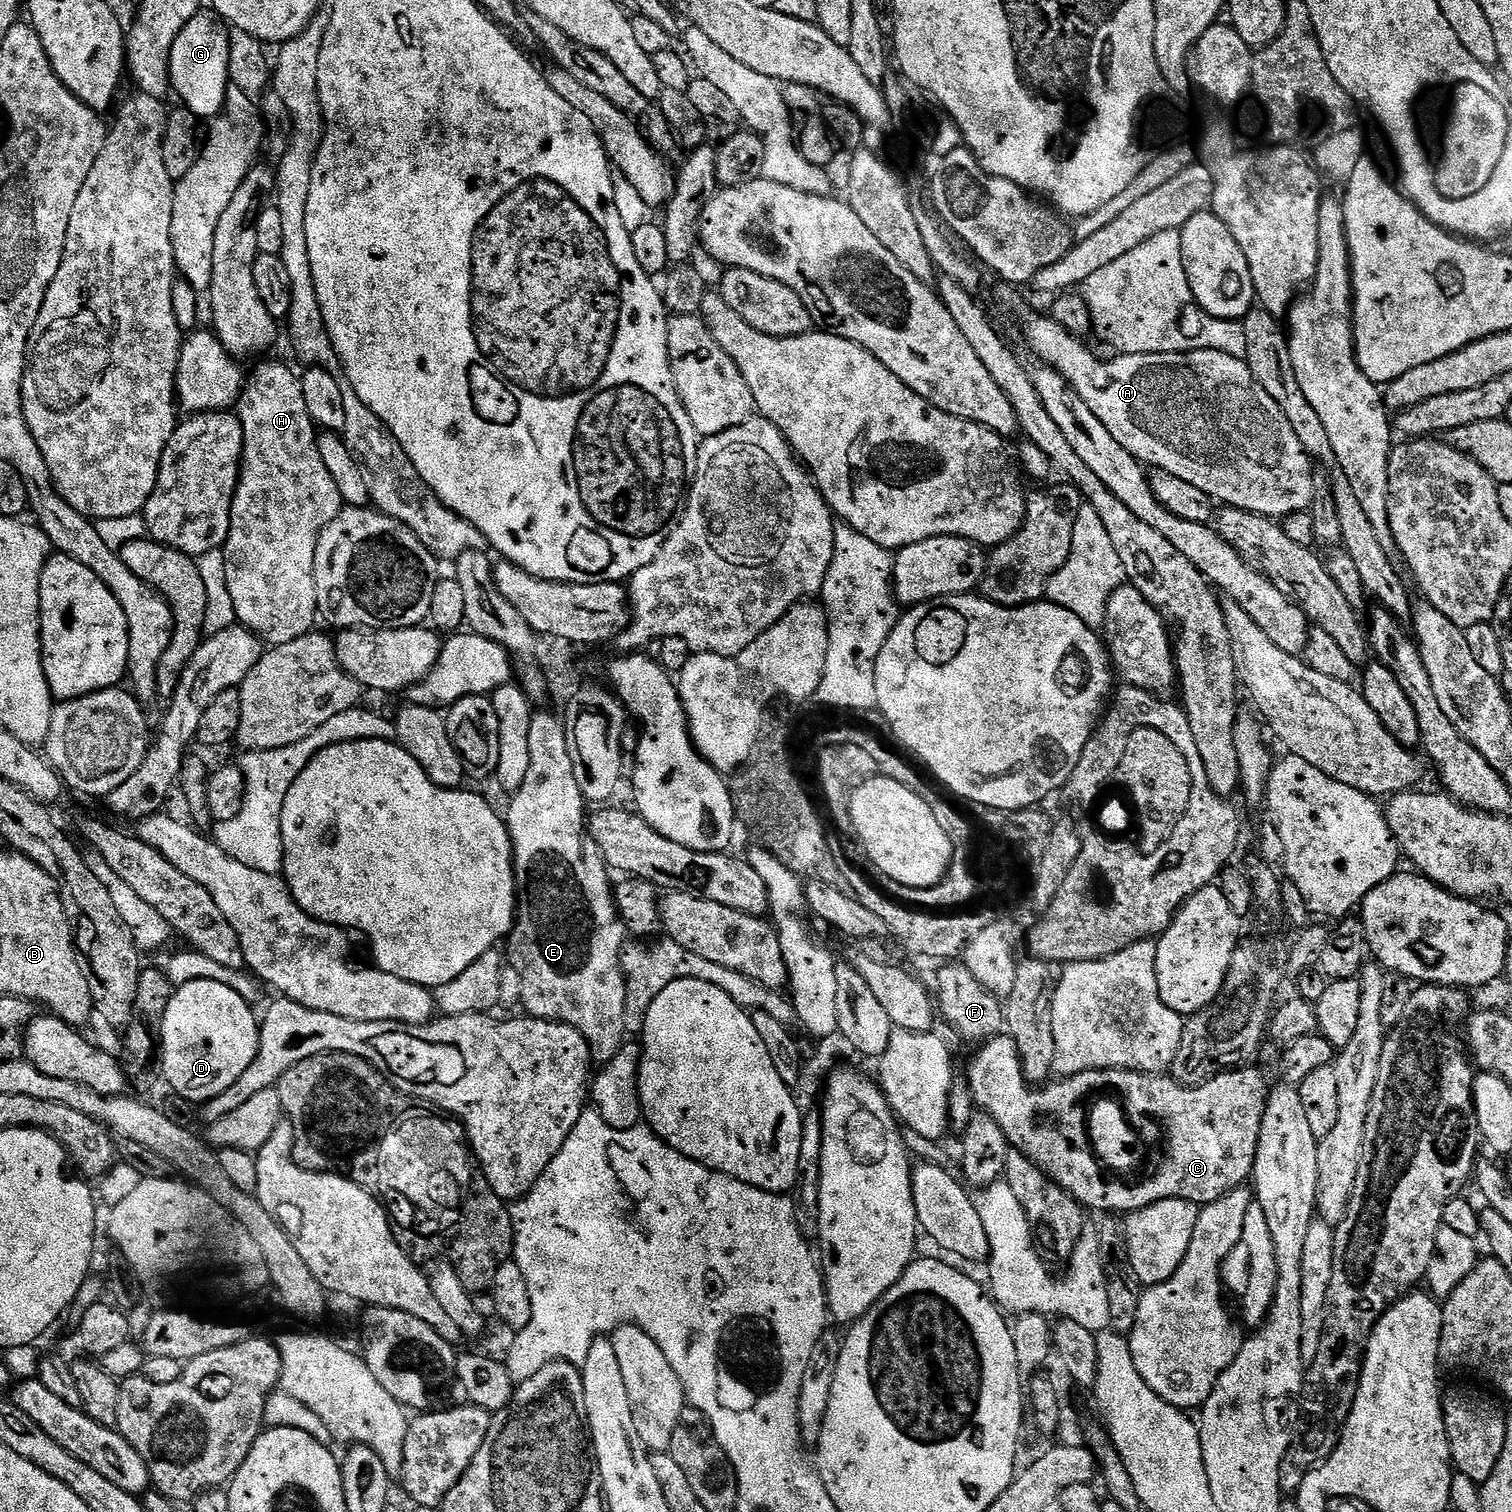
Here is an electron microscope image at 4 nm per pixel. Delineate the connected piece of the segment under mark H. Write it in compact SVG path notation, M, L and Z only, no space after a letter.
M272 360L269 364L260 364L247 377L244 391L240 393L238 401L238 415L244 431L244 457L240 459L240 481L234 494L234 502L230 510L230 534L222 549L226 558L226 587L230 589L230 598L234 602L234 614L243 627L248 628L264 641L265 645L275 646L294 642L294 638L302 638L307 632L313 631L317 623L316 611L316 579L314 578L314 558L318 550L320 535L338 518L338 514L345 507L342 494L338 494L338 486L334 478L330 478L330 470L326 470L326 462L322 462L322 454L318 450L318 429L312 423L310 410L306 410L306 394L302 394L300 376L292 373L284 364Z

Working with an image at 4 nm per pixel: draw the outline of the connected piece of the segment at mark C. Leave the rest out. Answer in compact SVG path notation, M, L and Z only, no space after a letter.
M1001 1034L995 1036L993 1040L985 1040L973 1052L976 1053L973 1054L972 1061L968 1064L968 1077L966 1077L967 1086L972 1092L973 1105L979 1111L985 1112L987 1116L992 1116L994 1122L998 1122L1002 1134L1006 1134L1009 1145L1015 1151L1030 1158L1034 1166L1041 1168L1054 1183L1068 1191L1085 1209L1093 1208L1096 1212L1104 1212L1100 1214L1120 1214L1116 1212L1131 1214L1163 1200L1189 1200L1192 1204L1203 1206L1241 1187L1247 1181L1244 1179L1252 1176L1252 1167L1256 1165L1260 1123L1270 1091L1270 1084L1264 1081L1263 1074L1256 1069L1256 1066L1221 1070L1211 1080L1207 1080L1205 1084L1199 1084L1197 1088L1187 1088L1185 1084L1178 1083L1168 1074L1126 1072L1123 1068L1099 1068L1077 1076L1056 1078L1043 1086L1033 1086L1024 1076L1020 1055L1011 1036Z

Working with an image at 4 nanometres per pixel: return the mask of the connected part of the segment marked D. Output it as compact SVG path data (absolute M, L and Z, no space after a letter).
M209 980L186 982L186 986L173 991L158 1035L162 1049L160 1053L162 1076L166 1084L168 1080L175 1095L191 1102L212 1100L215 1096L221 1096L223 1092L230 1090L230 1086L234 1086L242 1078L242 1074L246 1074L260 1049L260 1020L252 1012L255 1012L253 1005L246 1003L238 994L234 994L230 986L222 986L222 982Z

